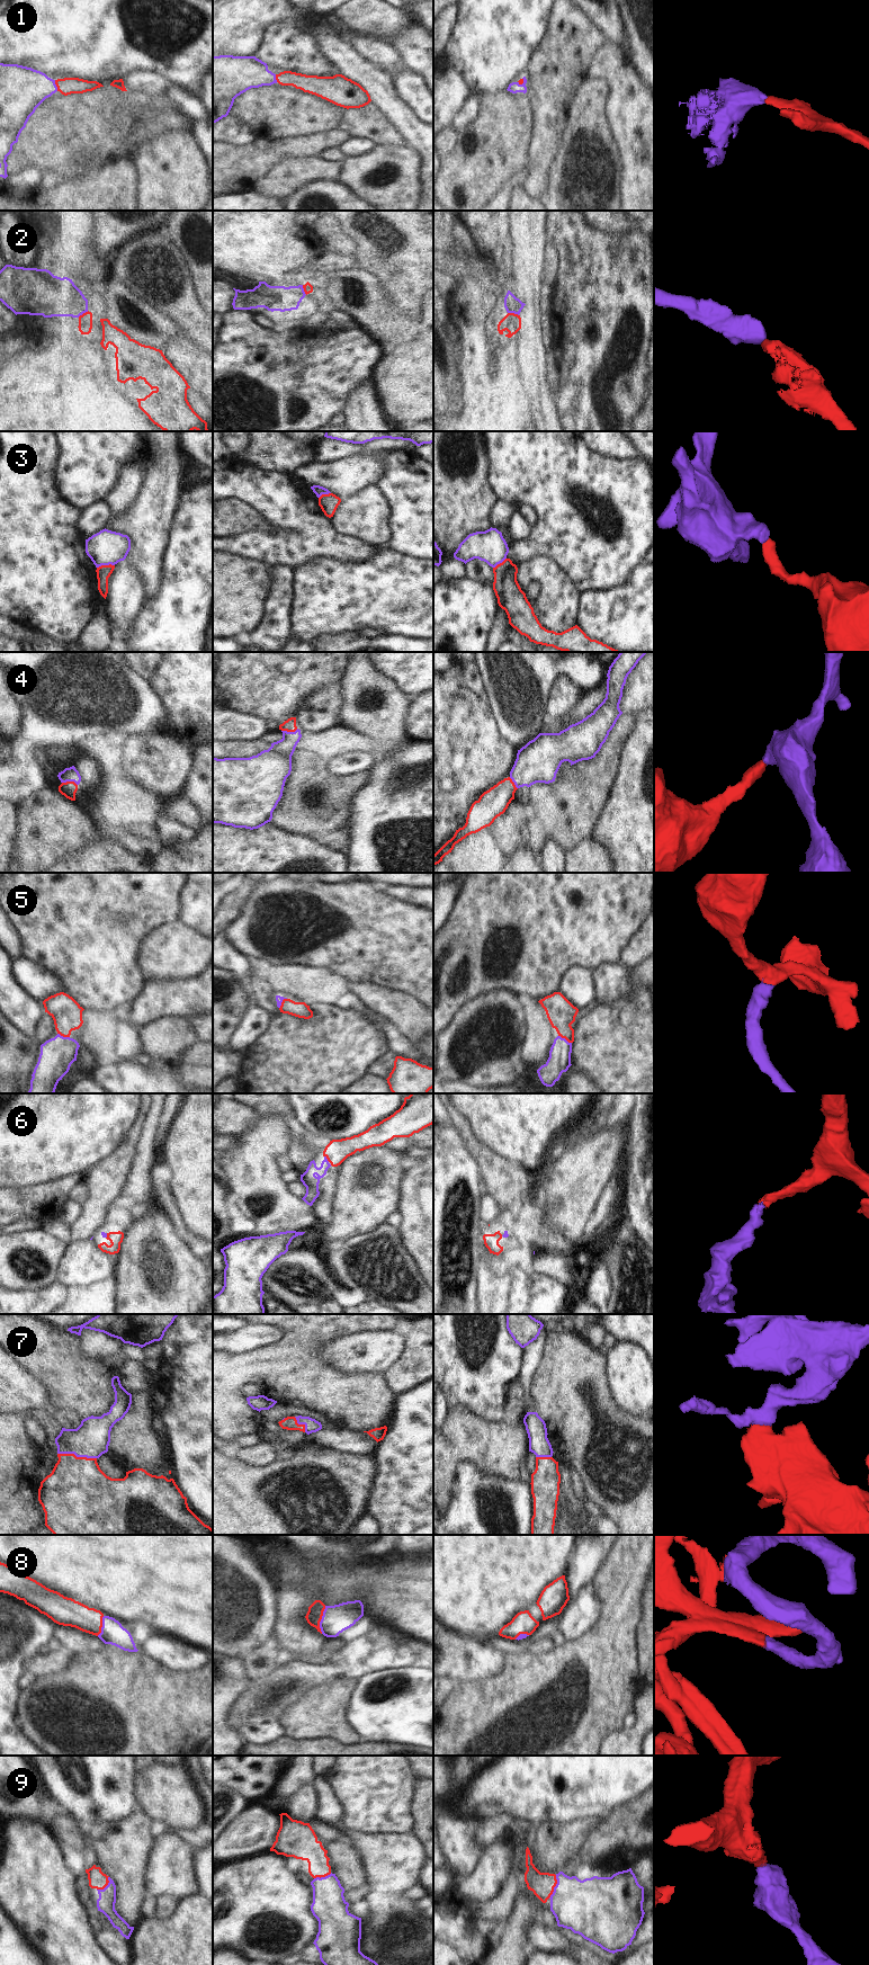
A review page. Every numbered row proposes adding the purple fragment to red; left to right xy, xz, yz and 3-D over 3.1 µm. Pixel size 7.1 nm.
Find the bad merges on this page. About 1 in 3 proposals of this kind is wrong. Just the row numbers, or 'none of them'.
3

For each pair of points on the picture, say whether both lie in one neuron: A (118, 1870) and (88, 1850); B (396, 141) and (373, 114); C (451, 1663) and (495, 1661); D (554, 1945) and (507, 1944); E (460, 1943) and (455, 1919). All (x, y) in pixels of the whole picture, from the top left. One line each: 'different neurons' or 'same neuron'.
A: different neurons
B: same neuron
C: same neuron
D: different neurons
E: same neuron

